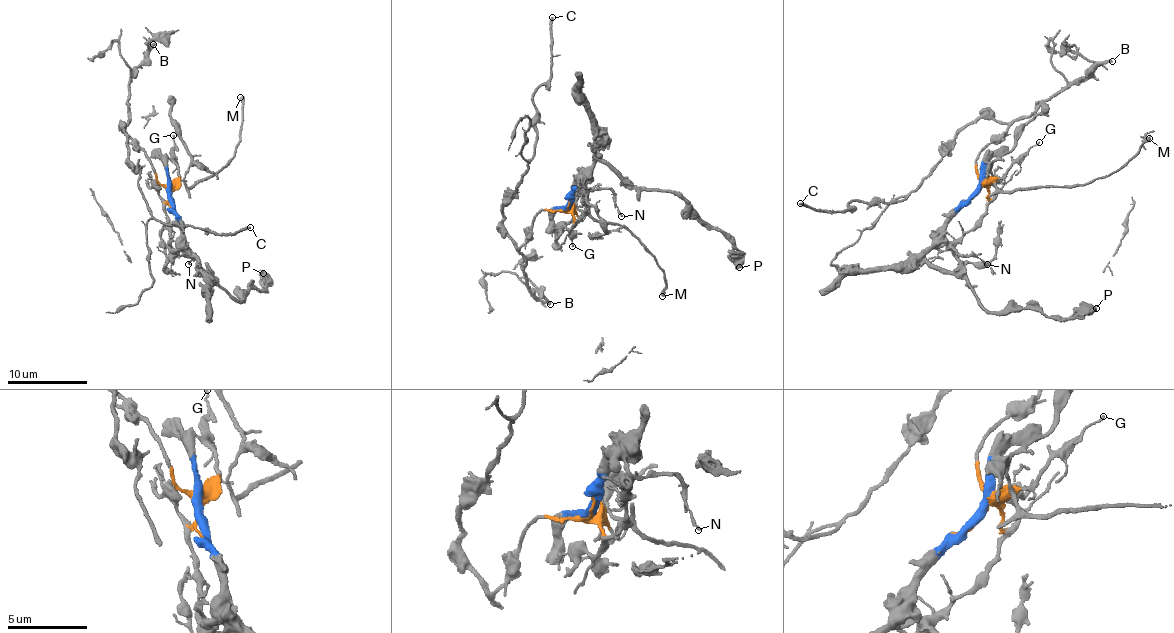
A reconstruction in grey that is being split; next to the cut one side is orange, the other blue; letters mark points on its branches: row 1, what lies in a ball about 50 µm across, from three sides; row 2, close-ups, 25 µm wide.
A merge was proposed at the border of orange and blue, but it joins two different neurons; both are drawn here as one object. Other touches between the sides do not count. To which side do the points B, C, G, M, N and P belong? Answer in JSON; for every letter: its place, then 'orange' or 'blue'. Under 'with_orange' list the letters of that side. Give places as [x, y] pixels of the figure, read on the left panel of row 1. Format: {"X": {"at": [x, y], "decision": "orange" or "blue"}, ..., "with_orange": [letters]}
{"B": {"at": [153, 44], "decision": "orange"}, "C": {"at": [250, 227], "decision": "orange"}, "G": {"at": [173, 135], "decision": "orange"}, "M": {"at": [240, 97], "decision": "orange"}, "N": {"at": [188, 264], "decision": "blue"}, "P": {"at": [263, 273], "decision": "blue"}, "with_orange": ["B", "C", "G", "M"]}

